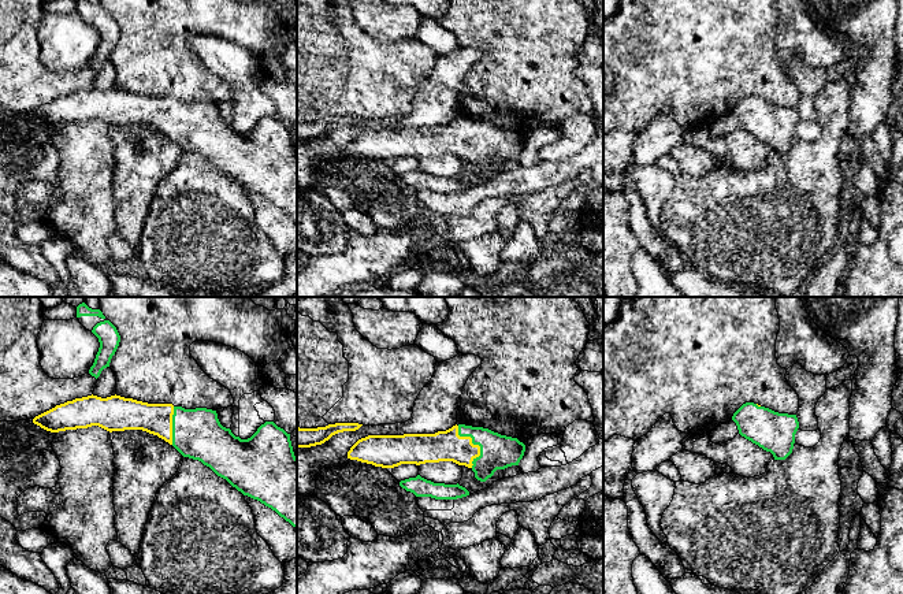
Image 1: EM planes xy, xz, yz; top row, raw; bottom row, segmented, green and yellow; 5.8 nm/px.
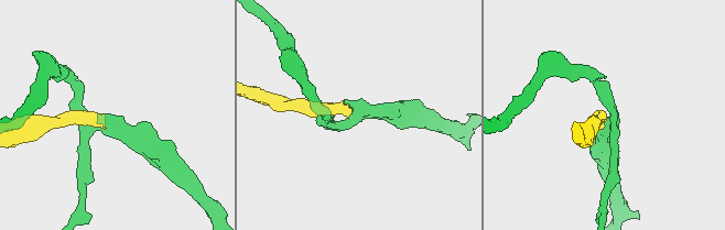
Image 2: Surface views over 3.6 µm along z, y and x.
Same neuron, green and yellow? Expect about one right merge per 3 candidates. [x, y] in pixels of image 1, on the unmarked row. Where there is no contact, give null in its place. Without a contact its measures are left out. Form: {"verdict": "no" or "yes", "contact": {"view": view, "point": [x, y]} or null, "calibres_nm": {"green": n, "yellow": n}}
{"verdict": "yes", "contact": {"view": "xz", "point": [474, 137]}, "calibres_nm": {"green": 200, "yellow": 180}}

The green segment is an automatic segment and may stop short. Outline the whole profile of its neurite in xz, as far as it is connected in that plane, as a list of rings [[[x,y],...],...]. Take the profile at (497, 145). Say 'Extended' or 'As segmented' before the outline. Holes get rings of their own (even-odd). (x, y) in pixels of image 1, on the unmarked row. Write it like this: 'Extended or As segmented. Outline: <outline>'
Extended. Outline: [[[456,118],[435,127],[368,129],[358,133],[348,145],[348,152],[382,162],[394,162],[401,157],[426,157],[453,155],[475,166],[475,171],[486,175],[497,163],[519,159],[525,138],[517,131],[501,129],[488,122]]]

